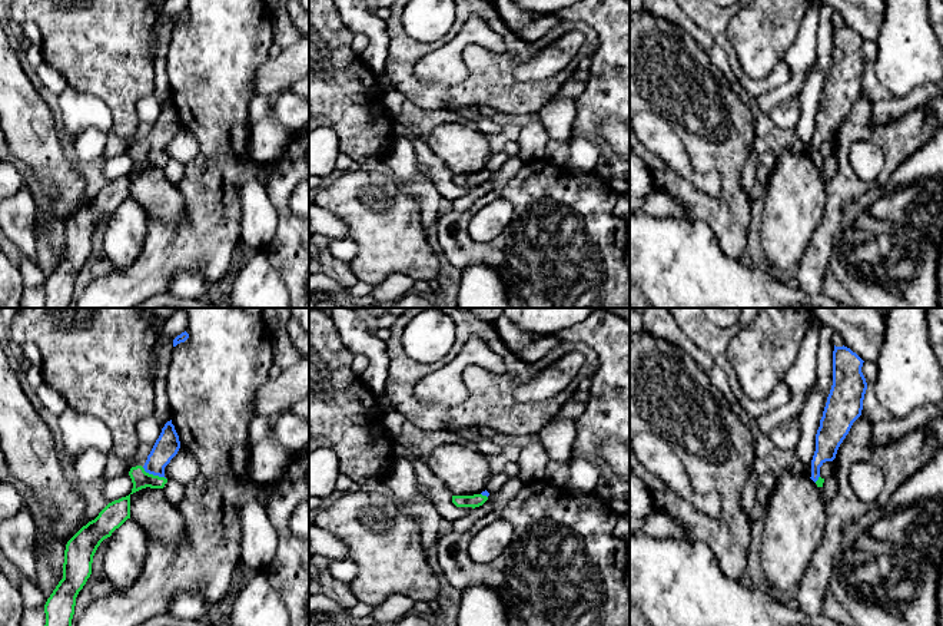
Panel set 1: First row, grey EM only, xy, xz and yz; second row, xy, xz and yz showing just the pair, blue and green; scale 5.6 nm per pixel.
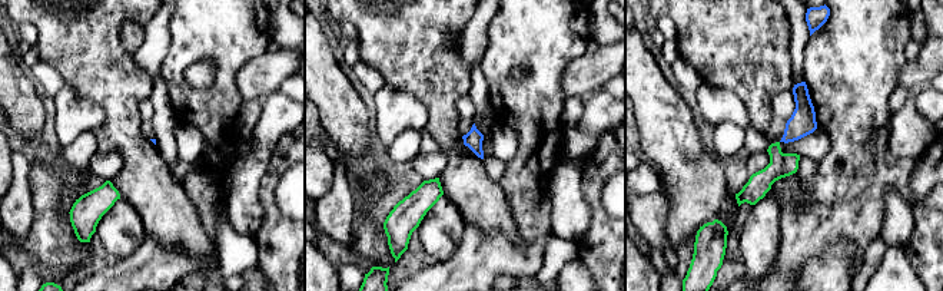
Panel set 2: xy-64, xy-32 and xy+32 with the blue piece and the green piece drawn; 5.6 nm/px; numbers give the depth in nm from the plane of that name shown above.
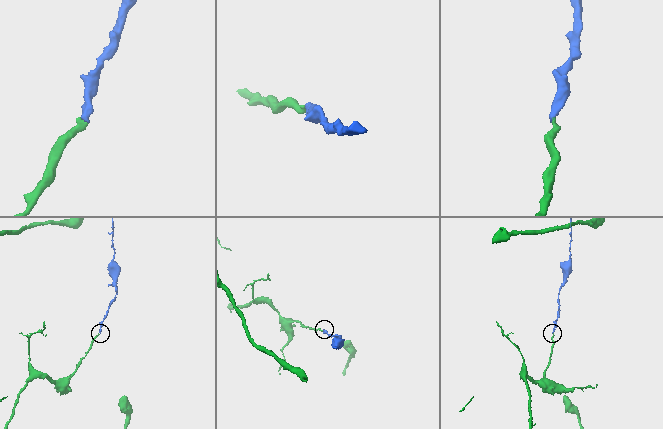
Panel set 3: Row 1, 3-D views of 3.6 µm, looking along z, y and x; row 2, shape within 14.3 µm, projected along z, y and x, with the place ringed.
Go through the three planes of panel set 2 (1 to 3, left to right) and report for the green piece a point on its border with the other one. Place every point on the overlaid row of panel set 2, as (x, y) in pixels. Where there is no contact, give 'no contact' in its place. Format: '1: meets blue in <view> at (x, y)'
1: no contact
2: no contact
3: no contact

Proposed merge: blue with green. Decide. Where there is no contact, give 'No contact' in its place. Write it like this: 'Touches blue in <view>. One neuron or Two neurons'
Touches blue in xy. One neuron

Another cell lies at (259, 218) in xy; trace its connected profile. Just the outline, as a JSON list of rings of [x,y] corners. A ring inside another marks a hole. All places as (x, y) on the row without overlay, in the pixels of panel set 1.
[[[250,178],[242,185],[240,209],[240,242],[262,251],[278,228],[278,212],[262,182]]]

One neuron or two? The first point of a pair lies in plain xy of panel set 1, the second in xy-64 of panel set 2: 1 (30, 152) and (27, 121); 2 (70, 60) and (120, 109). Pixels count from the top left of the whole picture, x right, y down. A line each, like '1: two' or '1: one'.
1: one
2: one

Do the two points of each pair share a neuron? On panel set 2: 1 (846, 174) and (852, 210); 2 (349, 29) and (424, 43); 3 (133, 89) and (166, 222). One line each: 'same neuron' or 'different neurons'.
1: same neuron
2: different neurons
3: same neuron

